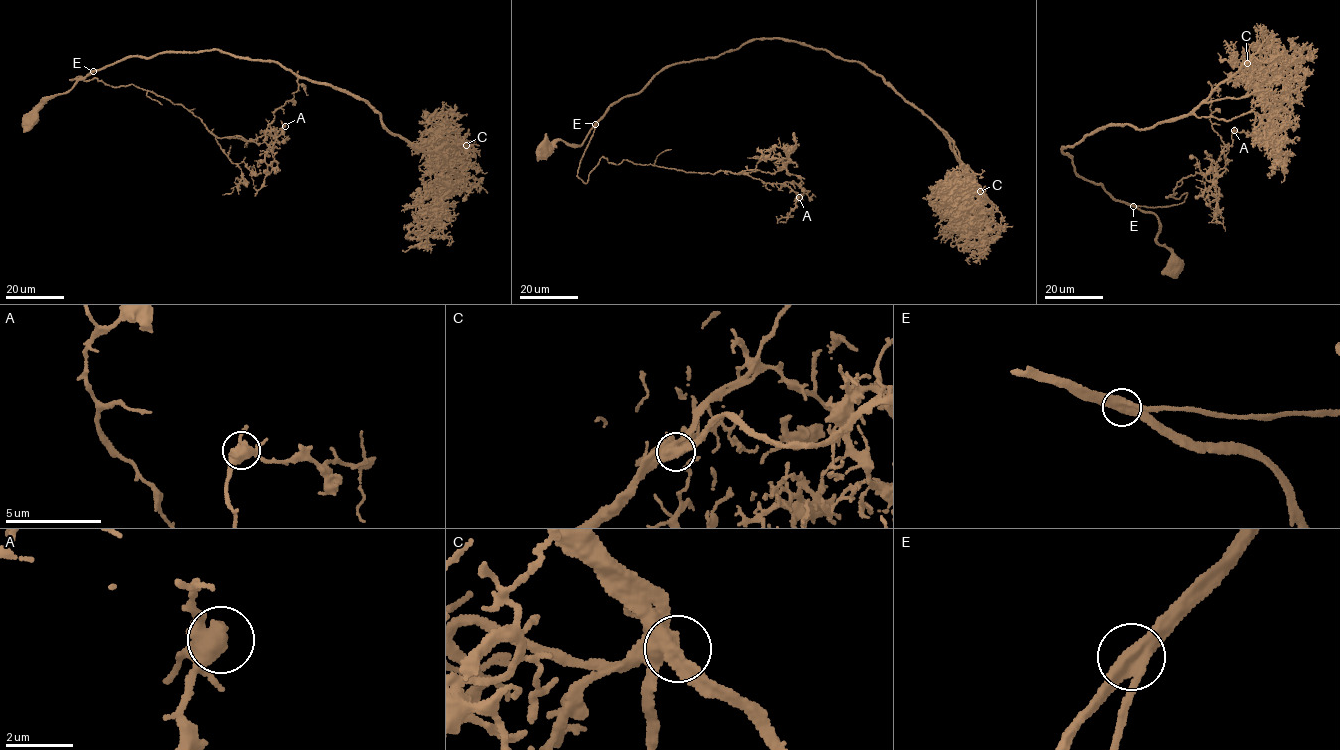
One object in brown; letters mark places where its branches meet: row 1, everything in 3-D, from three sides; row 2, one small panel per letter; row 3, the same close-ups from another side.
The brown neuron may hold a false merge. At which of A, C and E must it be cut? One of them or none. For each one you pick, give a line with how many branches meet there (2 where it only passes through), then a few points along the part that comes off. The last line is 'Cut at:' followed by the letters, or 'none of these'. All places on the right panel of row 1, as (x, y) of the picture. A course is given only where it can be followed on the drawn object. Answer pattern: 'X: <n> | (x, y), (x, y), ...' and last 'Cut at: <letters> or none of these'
Cut at: none of these

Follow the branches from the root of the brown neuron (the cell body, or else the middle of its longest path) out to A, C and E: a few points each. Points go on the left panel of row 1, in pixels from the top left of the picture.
A: (30, 121), (91, 72), (70, 80), (134, 84), (183, 105), (217, 137), (253, 141), (285, 126)
C: (30, 121), (105, 66), (217, 50), (359, 96), (387, 130), (429, 153), (466, 145)
E: (30, 121), (25, 123), (42, 103), (66, 93), (93, 71)

